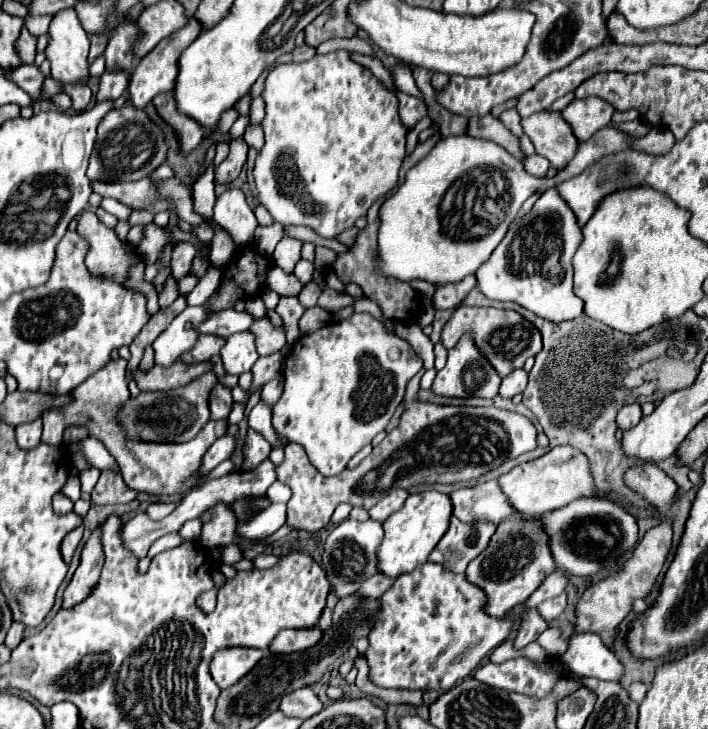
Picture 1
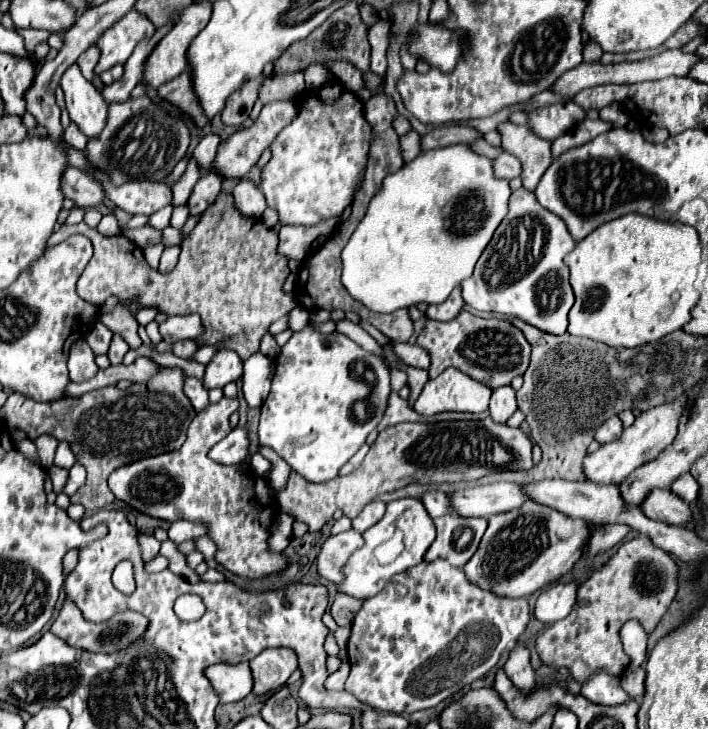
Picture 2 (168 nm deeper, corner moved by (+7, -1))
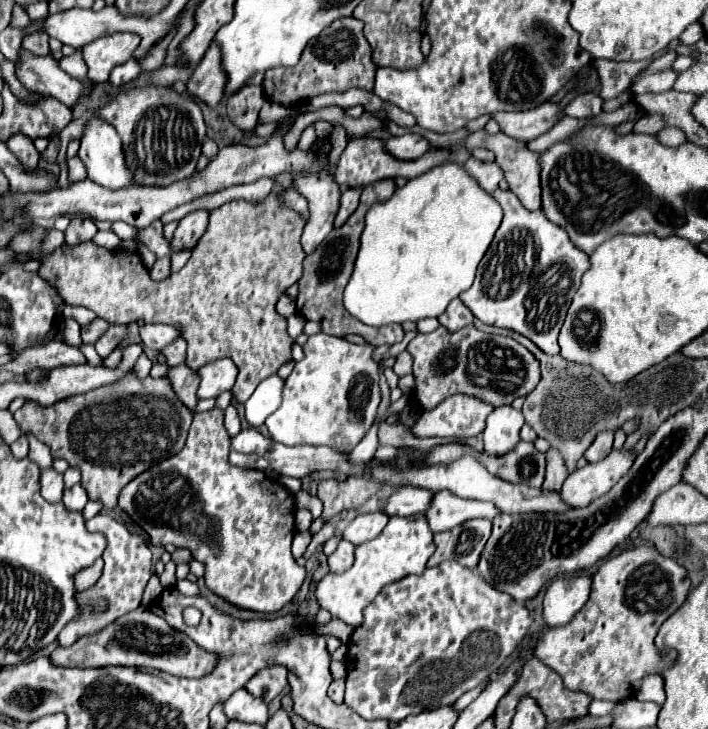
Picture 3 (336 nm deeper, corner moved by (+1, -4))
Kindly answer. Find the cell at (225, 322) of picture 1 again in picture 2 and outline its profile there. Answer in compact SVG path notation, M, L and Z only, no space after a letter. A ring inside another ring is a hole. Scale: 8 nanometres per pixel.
M197 314L187 316L169 316L161 326L159 332L165 342L179 342L179 340L195 340L205 334L205 326Z

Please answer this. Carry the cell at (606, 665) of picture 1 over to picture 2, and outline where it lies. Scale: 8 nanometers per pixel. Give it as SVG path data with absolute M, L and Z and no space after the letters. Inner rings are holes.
M595 670L589 680L583 682L581 694L595 704L619 704L631 700L619 682L621 676L613 676L607 670Z

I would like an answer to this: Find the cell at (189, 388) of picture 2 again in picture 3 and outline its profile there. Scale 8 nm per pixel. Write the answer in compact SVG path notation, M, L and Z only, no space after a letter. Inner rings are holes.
M185 363L177 365L177 367L169 367L167 371L167 379L171 381L171 387L175 391L175 395L181 399L181 403L189 409L195 409L197 405L197 373L193 369L189 369Z

